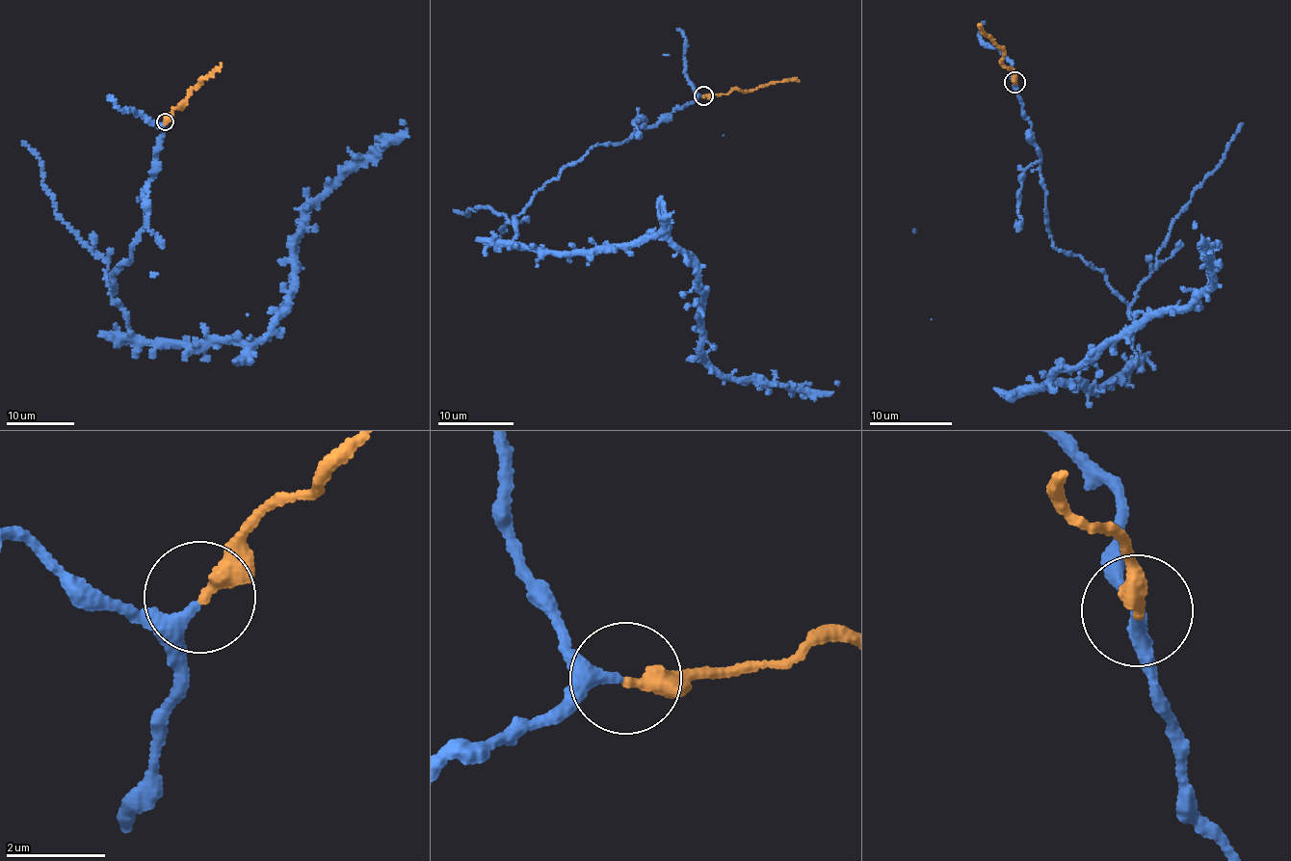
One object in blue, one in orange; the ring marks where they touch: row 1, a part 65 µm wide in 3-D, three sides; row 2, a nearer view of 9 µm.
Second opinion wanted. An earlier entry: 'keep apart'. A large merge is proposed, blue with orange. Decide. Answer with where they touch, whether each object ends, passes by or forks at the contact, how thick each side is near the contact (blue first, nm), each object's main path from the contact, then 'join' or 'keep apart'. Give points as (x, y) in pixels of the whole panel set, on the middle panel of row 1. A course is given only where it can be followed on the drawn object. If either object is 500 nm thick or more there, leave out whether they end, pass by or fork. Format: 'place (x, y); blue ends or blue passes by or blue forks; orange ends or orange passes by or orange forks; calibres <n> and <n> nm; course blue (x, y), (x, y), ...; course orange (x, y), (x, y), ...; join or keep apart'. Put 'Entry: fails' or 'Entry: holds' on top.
Entry: fails
place (703, 95); blue passes by; orange ends; calibres 200 and 340 nm; course blue (702, 95), (568, 165), (512, 245), (665, 240), (693, 262), (707, 363), (836, 381); course orange (703, 95), (745, 91), (777, 82), (800, 81); join

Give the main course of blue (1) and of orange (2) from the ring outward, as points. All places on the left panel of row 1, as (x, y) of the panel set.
1: (165, 123), (113, 301), (134, 336), (204, 347), (253, 343), (279, 315), (310, 203), (401, 120)
2: (165, 121), (181, 106), (189, 94), (222, 65)

